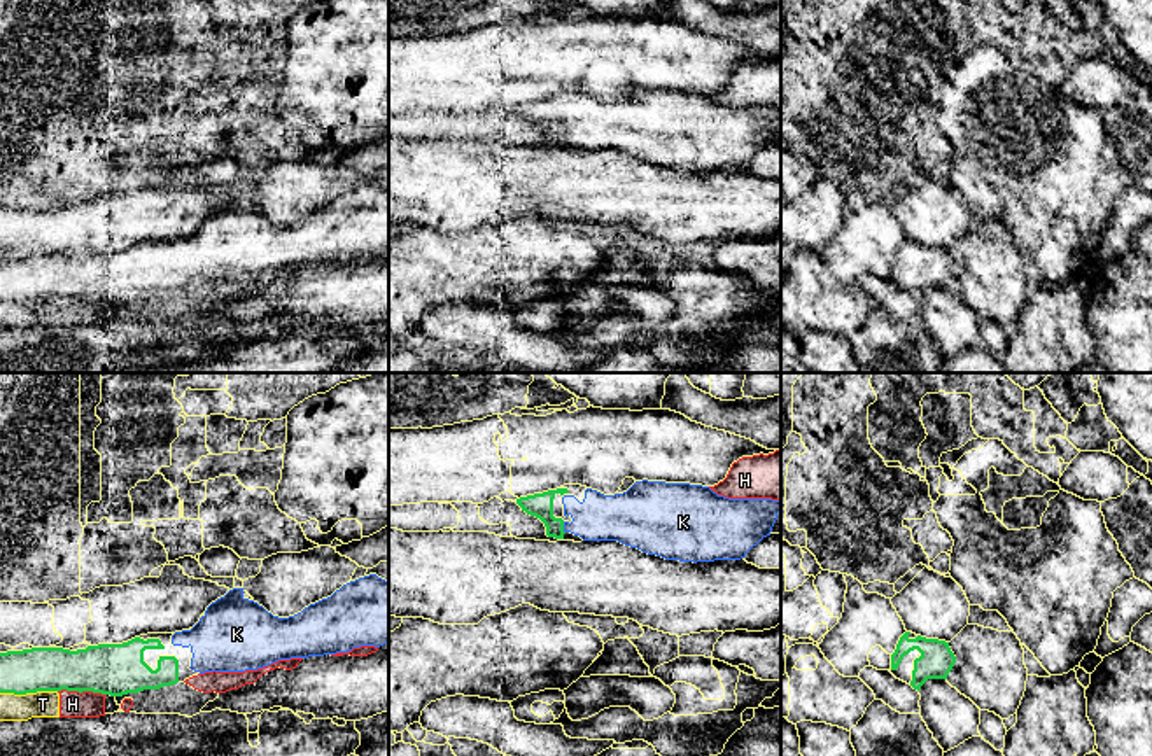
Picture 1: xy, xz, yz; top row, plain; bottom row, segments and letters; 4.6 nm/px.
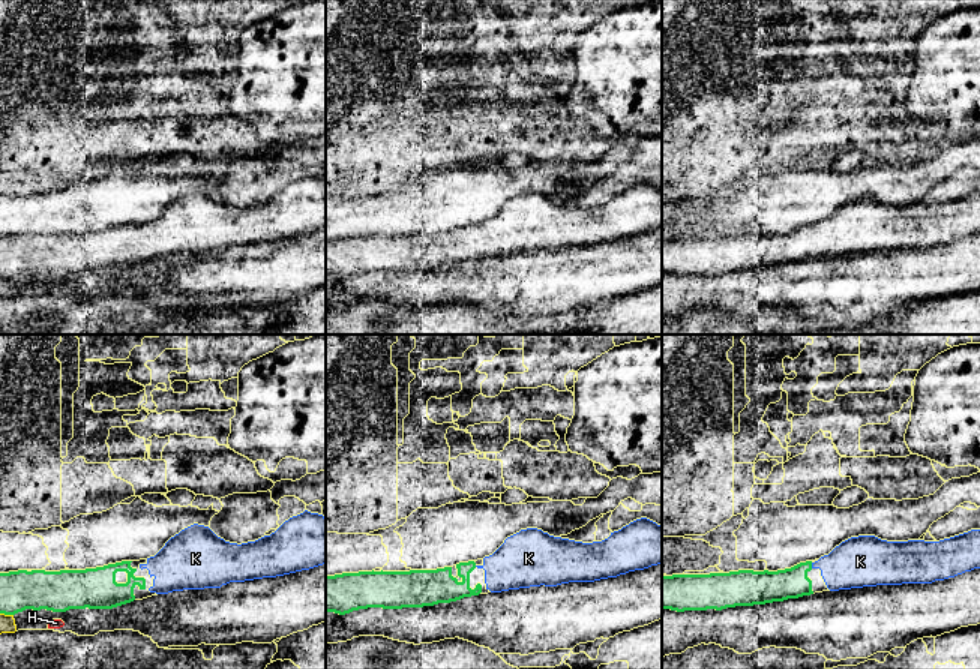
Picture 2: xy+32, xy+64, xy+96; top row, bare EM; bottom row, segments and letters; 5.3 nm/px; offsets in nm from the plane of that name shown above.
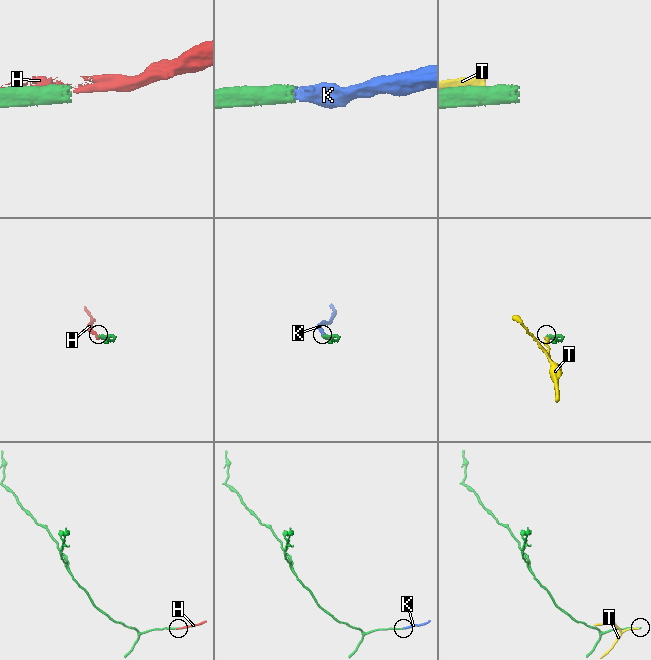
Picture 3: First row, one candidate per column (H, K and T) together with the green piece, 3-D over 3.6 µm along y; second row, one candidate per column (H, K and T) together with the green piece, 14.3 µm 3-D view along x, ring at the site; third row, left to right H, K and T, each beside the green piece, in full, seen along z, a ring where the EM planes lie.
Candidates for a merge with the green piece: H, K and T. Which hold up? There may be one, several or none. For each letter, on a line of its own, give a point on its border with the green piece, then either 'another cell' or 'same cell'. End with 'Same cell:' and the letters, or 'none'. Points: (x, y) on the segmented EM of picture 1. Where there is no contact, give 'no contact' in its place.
H: contact xy (83, 690); another cell
K: contact xz (562, 527); same cell
T: contact xy (28, 692); another cell
Same cell: K

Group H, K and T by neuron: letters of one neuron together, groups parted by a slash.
H T / K

